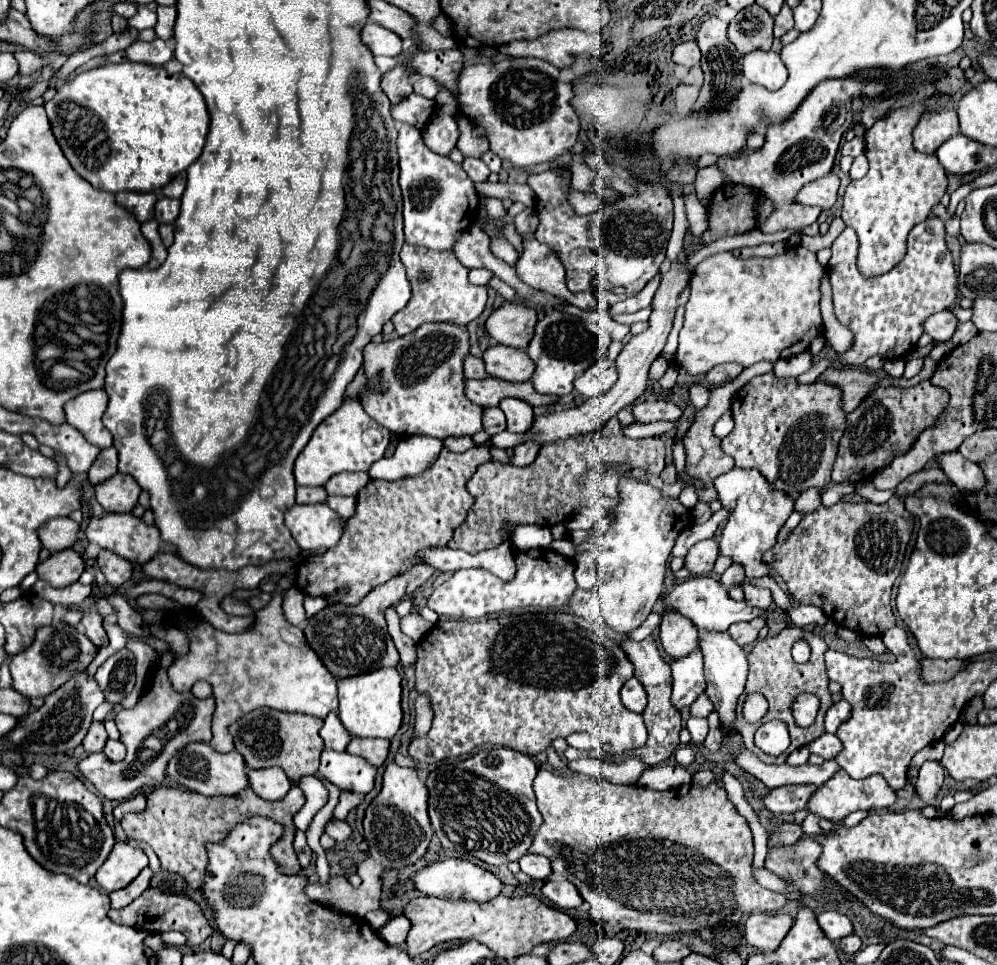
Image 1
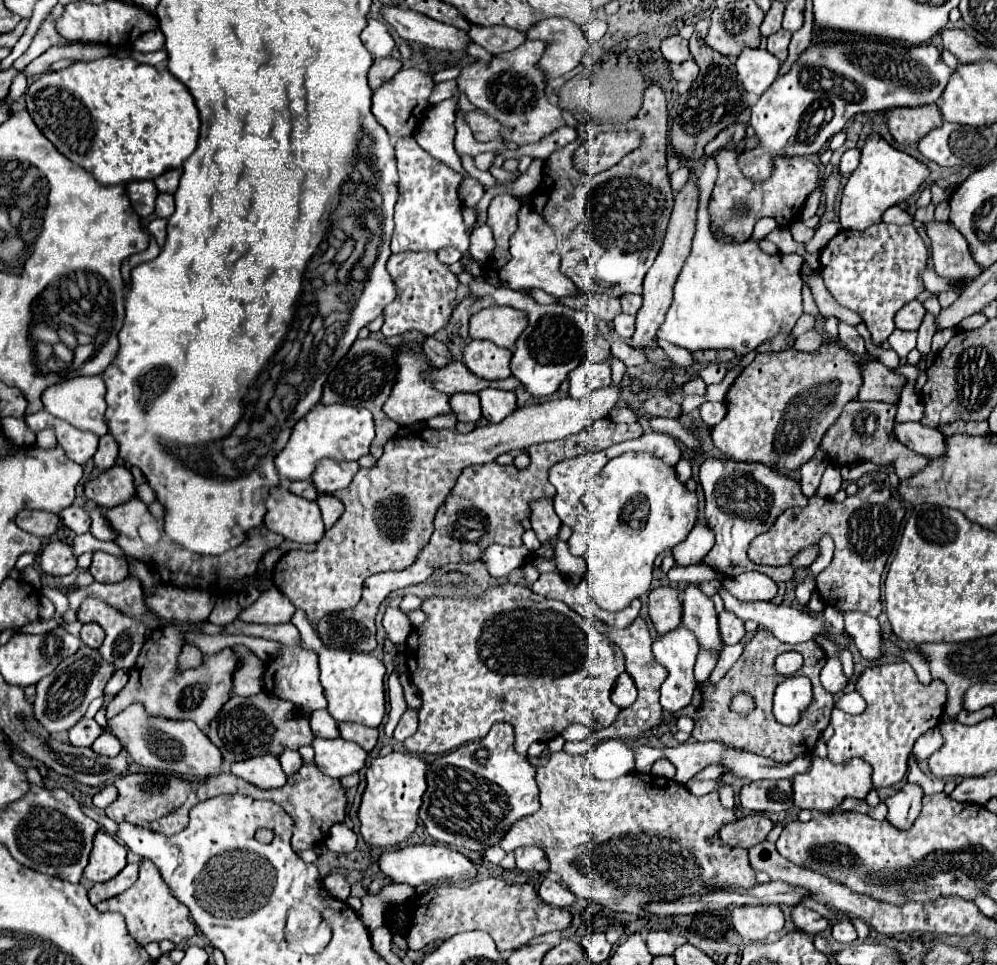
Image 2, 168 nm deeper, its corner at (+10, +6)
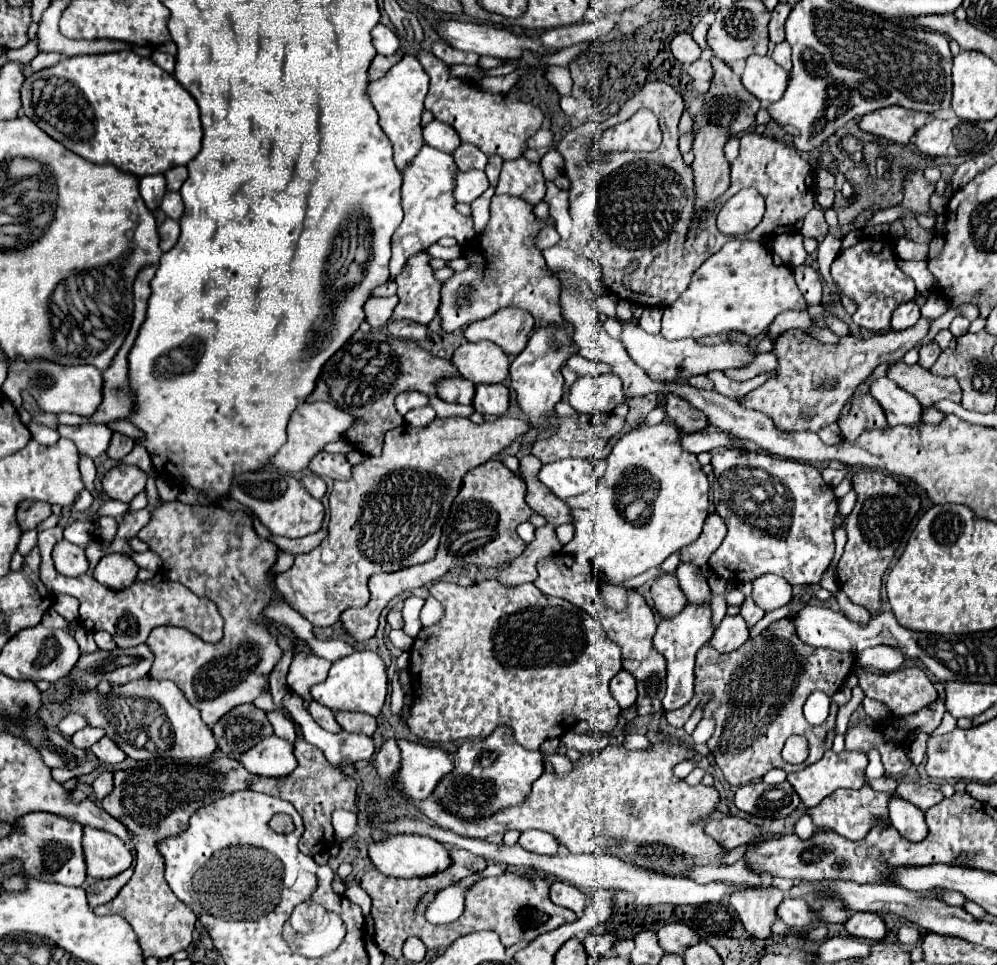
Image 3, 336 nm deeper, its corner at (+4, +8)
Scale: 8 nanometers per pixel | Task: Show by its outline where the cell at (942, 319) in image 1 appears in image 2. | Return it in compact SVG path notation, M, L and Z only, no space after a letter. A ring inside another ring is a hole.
M911 300L907 306L903 306L897 314L895 314L895 326L899 330L917 330L921 320L925 316L925 308L919 300Z

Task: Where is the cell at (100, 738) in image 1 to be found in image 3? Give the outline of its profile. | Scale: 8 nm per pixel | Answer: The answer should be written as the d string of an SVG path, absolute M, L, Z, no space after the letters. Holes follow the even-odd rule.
M87 726L87 728L83 728L83 730L79 730L79 732L75 732L73 734L73 738L71 738L71 742L75 744L75 748L91 748L97 740L101 740L105 736L105 732L101 732L101 728L91 728L91 726Z

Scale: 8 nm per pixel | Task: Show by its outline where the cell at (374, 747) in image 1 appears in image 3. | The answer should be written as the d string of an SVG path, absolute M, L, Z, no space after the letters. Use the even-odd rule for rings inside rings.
M337 712L335 718L341 724L341 728L345 728L345 732L357 732L357 734L373 736L375 730L377 730L377 720L373 716L369 716L369 714Z

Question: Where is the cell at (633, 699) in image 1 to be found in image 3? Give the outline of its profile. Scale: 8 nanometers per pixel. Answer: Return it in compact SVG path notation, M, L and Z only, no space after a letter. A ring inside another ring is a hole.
M621 670L613 680L611 680L611 694L619 702L621 708L629 708L637 700L637 686L635 680L629 672Z

